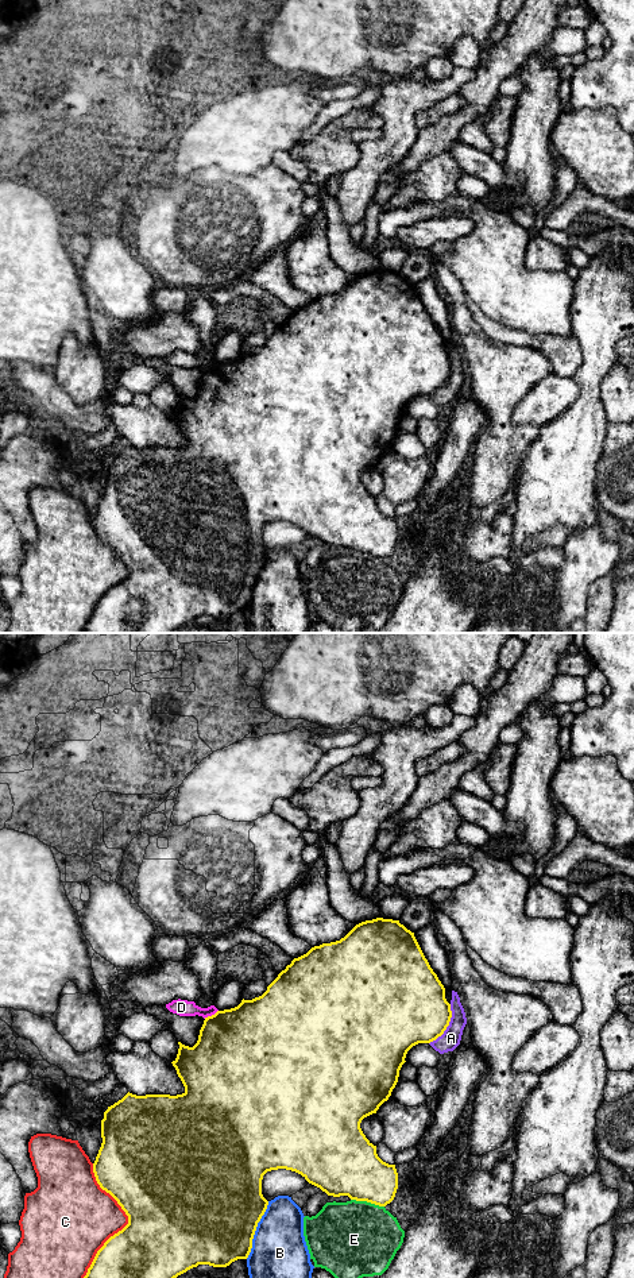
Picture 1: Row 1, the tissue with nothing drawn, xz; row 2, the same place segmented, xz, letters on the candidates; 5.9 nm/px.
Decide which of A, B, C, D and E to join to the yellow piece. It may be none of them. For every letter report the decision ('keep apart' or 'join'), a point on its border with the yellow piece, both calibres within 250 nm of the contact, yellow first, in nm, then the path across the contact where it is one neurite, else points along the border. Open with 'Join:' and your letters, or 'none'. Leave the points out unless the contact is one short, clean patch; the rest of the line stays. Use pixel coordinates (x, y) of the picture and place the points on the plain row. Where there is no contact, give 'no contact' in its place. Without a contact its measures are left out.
Join: none
A: keep apart; meets yellow in xz at (448, 377); 440 nm thick on the yellow side, 120 nm on the other
B: keep apart; meets yellow in xz at (255, 582); 500 nm thick on the yellow side, 360 nm on the other
C: keep apart; meets yellow in xz at (128, 575); 500 nm thick on the yellow side, 360 nm on the other
D: keep apart; meets yellow in xz at (212, 367); 480 nm thick on the yellow side, 100 nm on the other; border along xz (217, 362), (204, 370)
E: keep apart; meets yellow in xz at (367, 553); 360 nm thick on the yellow side, 460 nm on the other

